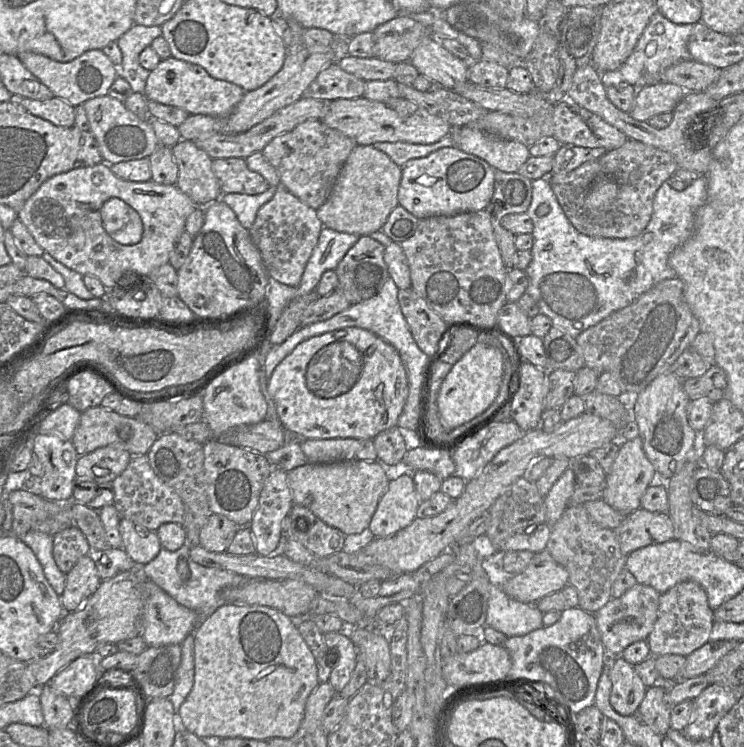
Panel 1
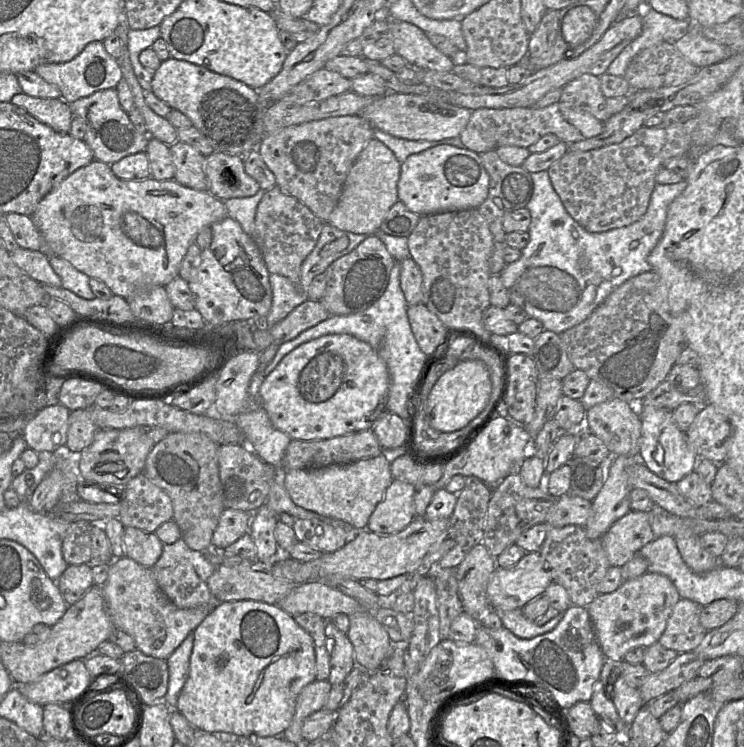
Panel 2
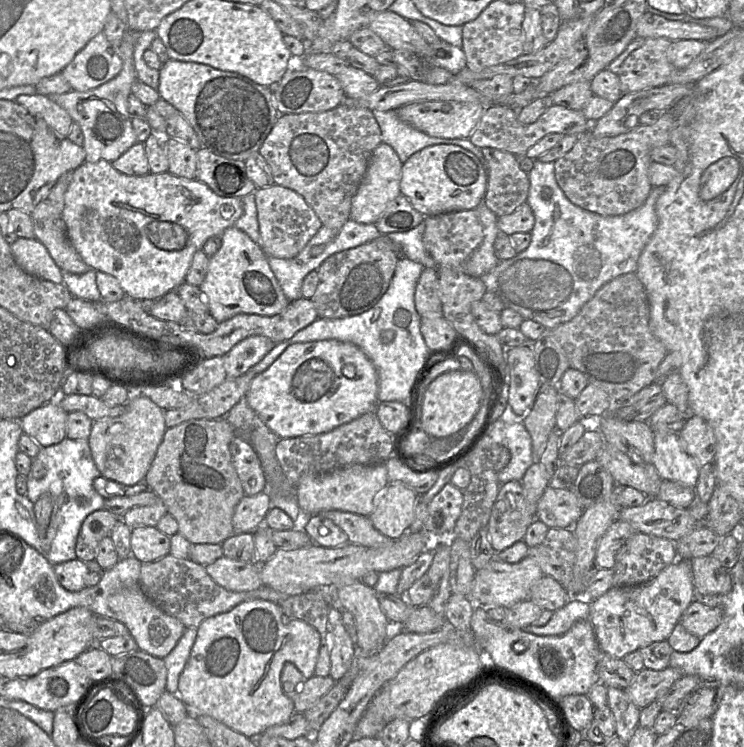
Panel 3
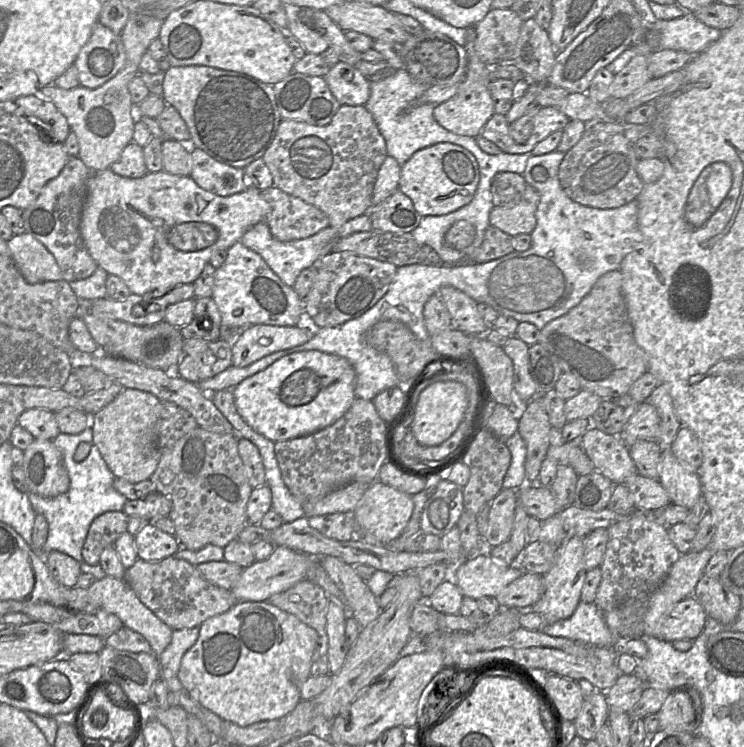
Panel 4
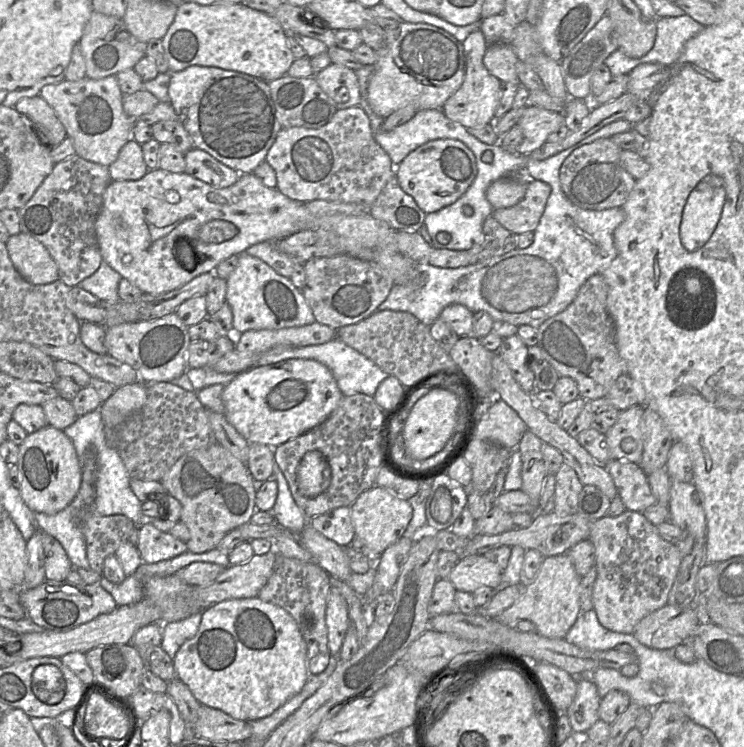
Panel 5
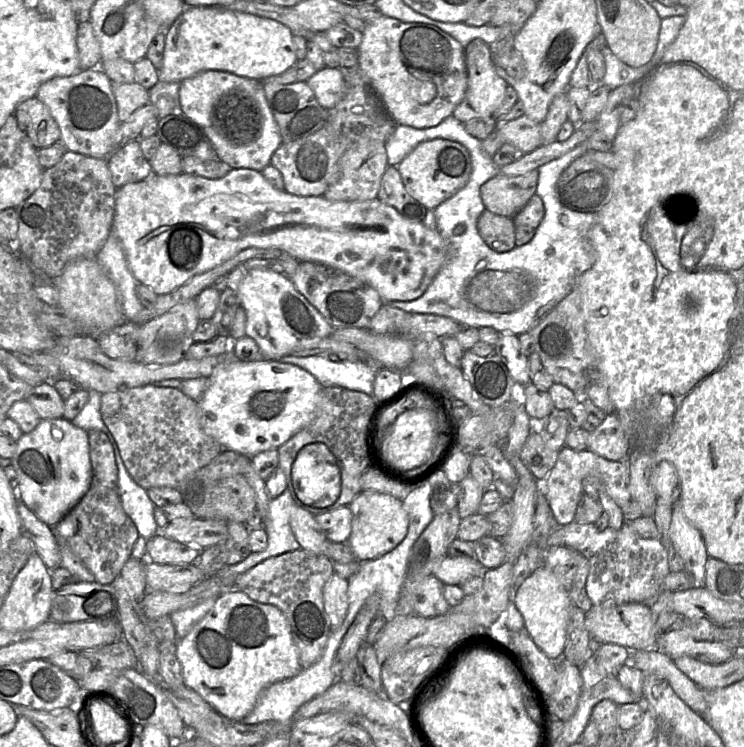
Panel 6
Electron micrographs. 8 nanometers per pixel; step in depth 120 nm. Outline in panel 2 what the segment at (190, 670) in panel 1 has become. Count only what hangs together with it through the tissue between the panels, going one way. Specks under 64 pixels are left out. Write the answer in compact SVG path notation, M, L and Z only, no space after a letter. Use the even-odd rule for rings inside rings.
M190 633L167 659L169 684L163 701L170 709L176 708L180 692L187 680L193 645L194 633Z

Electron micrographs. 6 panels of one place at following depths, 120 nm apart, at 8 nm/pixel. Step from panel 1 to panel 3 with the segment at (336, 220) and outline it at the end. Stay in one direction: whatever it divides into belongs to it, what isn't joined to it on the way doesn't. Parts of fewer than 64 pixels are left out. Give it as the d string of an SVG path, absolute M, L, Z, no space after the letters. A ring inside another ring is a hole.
M381 142L373 151L366 173L352 199L350 220L362 224L374 224L383 214L388 205L400 193L400 179L403 163L394 149Z

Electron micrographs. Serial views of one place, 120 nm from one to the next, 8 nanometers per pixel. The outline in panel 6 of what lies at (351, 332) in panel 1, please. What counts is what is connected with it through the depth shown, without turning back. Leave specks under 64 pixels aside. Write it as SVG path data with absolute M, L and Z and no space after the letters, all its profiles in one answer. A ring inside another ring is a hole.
M278 360L232 361L219 364L198 402L202 427L224 450L247 457L278 449L316 416L323 387L307 370Z

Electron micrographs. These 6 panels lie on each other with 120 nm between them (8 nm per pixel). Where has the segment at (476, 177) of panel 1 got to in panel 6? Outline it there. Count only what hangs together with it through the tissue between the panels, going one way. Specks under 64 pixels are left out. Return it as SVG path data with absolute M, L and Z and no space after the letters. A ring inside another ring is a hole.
M433 139L418 144L397 168L406 191L427 209L434 209L465 186L471 173L471 160L462 144Z

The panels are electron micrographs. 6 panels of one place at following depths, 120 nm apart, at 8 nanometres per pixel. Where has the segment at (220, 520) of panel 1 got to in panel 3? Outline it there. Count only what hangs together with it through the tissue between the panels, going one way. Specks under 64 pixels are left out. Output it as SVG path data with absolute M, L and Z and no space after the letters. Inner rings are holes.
M266 491L254 496L244 496L237 504L232 523L234 534L253 533L261 525L269 511L270 497Z

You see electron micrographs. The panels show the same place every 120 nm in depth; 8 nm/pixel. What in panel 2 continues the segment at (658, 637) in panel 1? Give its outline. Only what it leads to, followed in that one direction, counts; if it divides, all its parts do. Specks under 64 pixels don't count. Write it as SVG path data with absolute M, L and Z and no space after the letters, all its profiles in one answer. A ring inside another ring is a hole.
M681 597L672 610L659 643L679 653L693 651L708 632L700 622L702 607Z

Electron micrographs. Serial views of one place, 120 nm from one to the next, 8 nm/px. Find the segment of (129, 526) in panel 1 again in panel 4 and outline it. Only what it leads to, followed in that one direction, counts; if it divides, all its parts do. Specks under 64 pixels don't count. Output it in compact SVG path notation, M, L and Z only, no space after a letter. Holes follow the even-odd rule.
M154 522L141 528L134 536L134 541L138 558L149 562L174 556L181 548L176 535L158 529Z

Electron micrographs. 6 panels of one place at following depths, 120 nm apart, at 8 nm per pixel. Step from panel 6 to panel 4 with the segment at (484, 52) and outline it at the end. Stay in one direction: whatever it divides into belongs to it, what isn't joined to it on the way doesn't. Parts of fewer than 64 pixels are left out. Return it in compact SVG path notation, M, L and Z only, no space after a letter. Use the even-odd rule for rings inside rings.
M474 26L466 28L464 50L467 56L467 66L464 79L459 83L458 92L447 101L434 106L434 119L446 130L462 136L477 137L484 125L495 113L488 84L492 80L492 68L483 63L477 56L474 48L476 30Z

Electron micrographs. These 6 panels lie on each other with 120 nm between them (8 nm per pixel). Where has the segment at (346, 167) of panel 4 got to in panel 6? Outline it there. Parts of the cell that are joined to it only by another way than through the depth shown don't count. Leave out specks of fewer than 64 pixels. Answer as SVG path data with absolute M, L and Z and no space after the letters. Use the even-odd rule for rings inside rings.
M327 121L322 128L304 139L282 143L273 153L270 165L280 171L286 192L302 197L324 196L339 176L339 160L348 147L349 140Z

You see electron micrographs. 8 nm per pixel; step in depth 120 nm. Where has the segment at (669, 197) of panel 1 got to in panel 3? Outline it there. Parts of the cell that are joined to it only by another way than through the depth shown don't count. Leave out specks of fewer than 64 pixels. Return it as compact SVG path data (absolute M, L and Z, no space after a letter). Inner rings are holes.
M535 159L531 171L528 172L528 178L530 188L527 203L535 218L529 246L513 258L499 261L494 252L494 241L499 234L497 216L486 206L483 199L475 209L483 226L484 238L478 248L461 264L460 271L469 276L479 277L486 290L494 293L505 308L518 312L524 320L536 321L547 330L552 330L573 319L605 283L622 274L636 272L640 255L657 229L656 203L666 186L652 186L645 202L626 214L603 216L582 209L569 201L556 182L554 162L540 162Z

